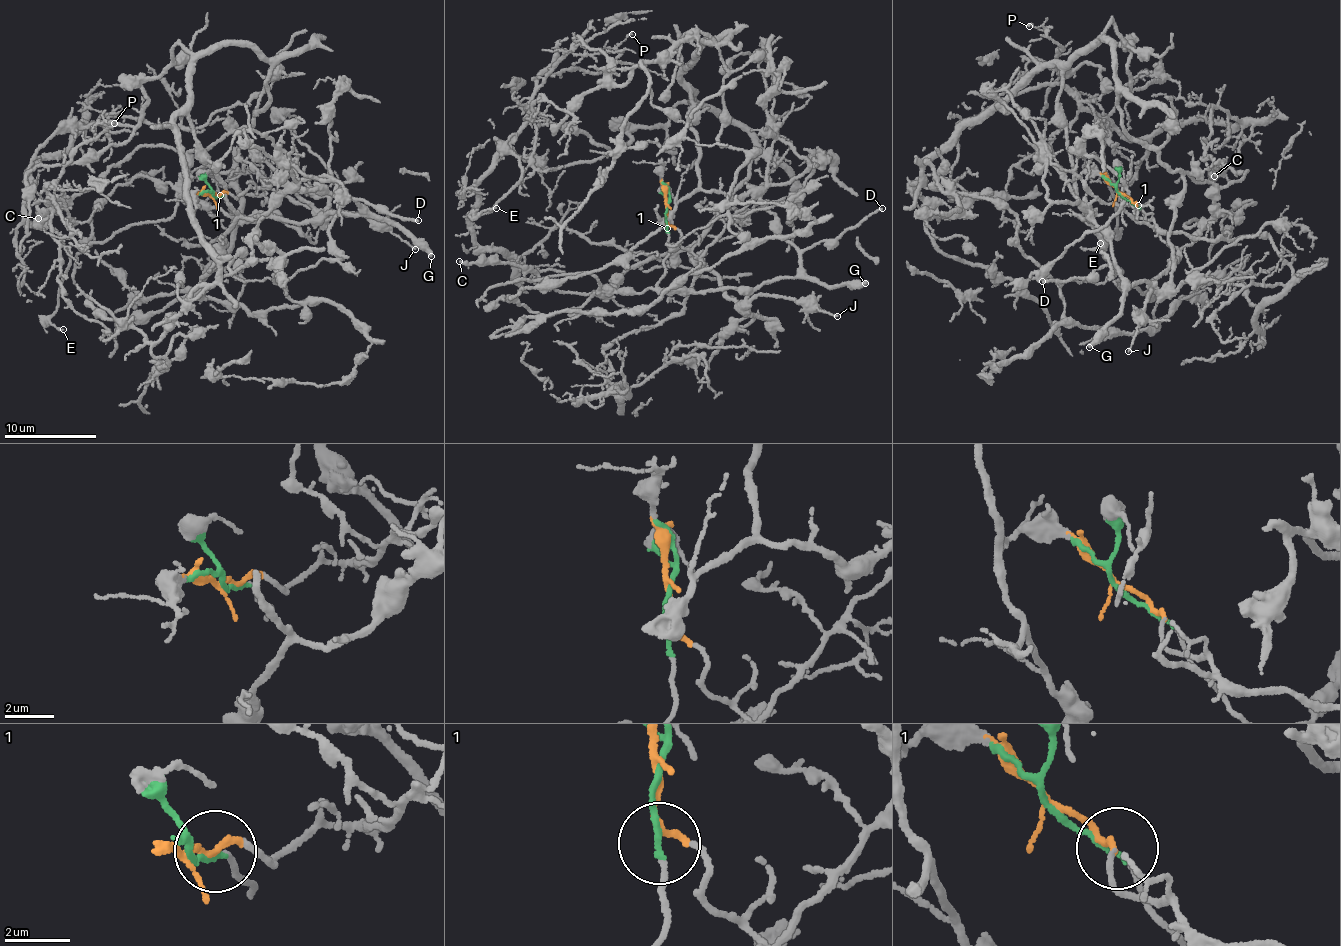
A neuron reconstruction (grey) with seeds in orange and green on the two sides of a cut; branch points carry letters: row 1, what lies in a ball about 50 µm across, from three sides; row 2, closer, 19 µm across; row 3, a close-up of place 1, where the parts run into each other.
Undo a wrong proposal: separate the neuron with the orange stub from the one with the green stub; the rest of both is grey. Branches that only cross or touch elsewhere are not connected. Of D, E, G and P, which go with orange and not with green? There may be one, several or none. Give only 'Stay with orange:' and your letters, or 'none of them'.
Stay with orange: E, P

